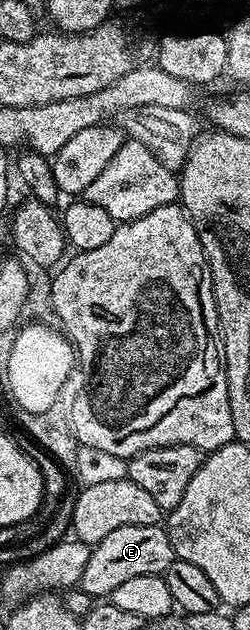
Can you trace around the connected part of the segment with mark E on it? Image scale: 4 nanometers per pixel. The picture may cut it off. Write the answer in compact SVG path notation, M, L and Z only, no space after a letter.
M164 525L128 526L110 532L92 547L90 560L83 569L79 588L94 600L112 596L119 584L124 584L134 576L164 575L165 570L175 560L169 531Z

